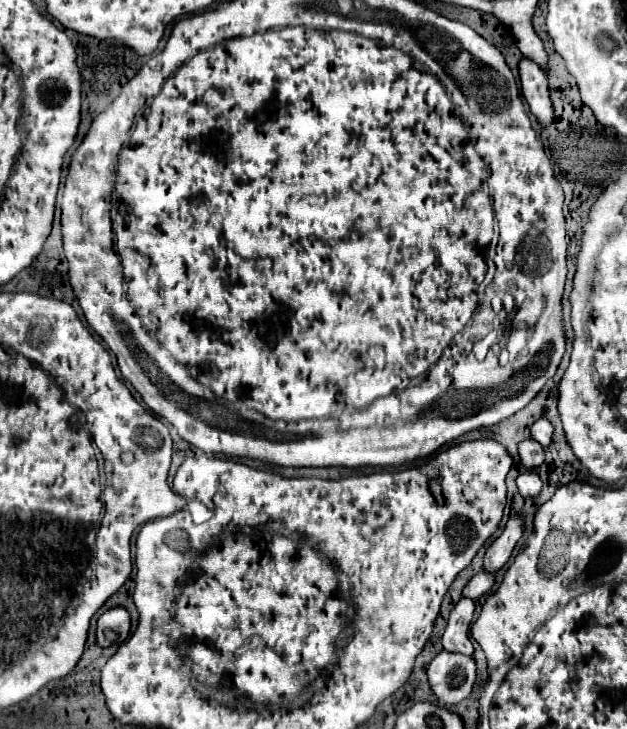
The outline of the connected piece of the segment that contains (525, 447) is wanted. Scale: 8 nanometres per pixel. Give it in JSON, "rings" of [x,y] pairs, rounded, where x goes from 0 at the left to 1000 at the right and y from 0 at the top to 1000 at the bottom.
{"rings":[[[841,602],[828,608],[828,627],[831,627],[834,641],[856,643],[869,632],[869,616],[856,605]]]}

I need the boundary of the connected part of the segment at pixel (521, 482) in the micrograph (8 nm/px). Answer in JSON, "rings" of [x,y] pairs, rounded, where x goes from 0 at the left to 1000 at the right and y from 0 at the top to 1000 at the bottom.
{"rings":[[[837,646],[825,654],[825,671],[828,671],[831,682],[837,682],[837,684],[841,682],[853,684],[863,676],[863,668],[866,668],[866,663],[853,646]]]}

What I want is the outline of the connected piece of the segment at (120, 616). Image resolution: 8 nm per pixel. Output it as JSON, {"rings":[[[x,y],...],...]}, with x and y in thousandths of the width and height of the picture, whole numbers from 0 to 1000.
{"rings":[[[199,833],[171,835],[155,852],[155,882],[161,888],[196,882],[206,874],[206,863],[209,863],[209,846]]]}

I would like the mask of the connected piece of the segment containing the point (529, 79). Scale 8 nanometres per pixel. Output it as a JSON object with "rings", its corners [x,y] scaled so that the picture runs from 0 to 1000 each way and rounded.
{"rings":[[[834,81],[828,86],[828,103],[834,136],[841,139],[847,155],[856,160],[860,171],[872,174],[882,166],[882,141],[876,133],[872,103],[844,81]]]}

